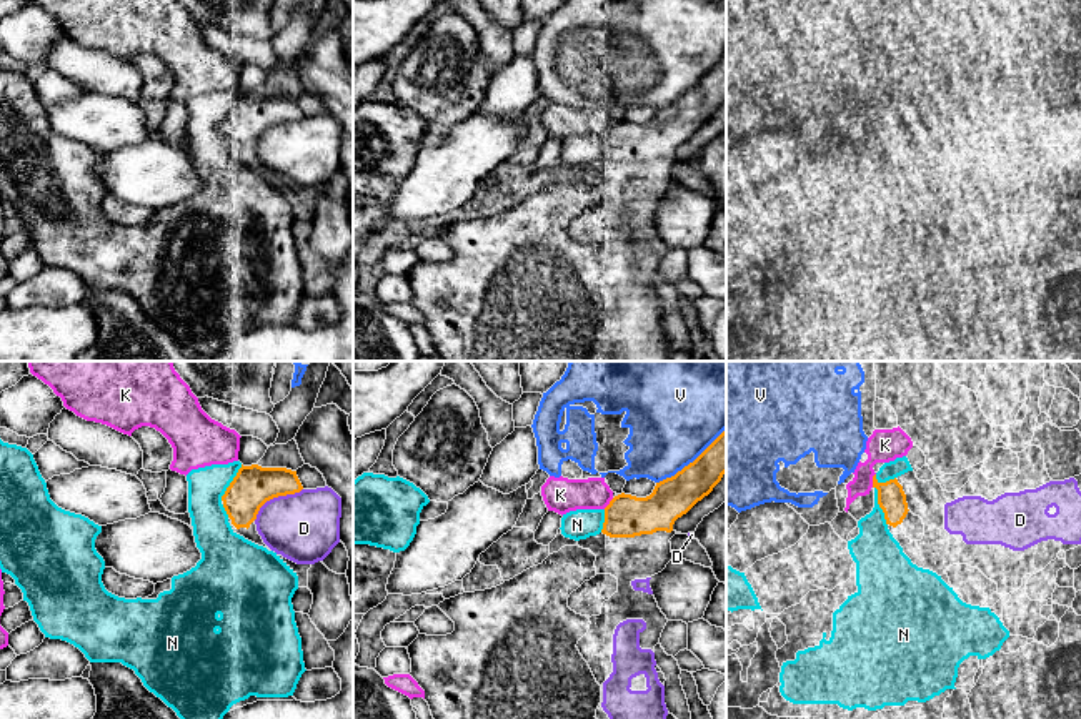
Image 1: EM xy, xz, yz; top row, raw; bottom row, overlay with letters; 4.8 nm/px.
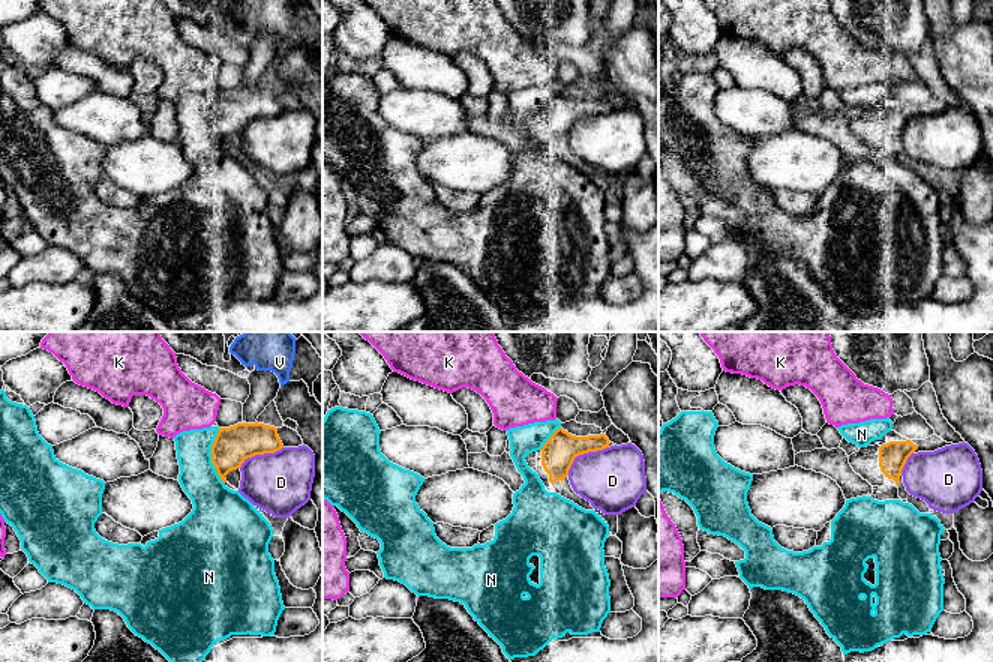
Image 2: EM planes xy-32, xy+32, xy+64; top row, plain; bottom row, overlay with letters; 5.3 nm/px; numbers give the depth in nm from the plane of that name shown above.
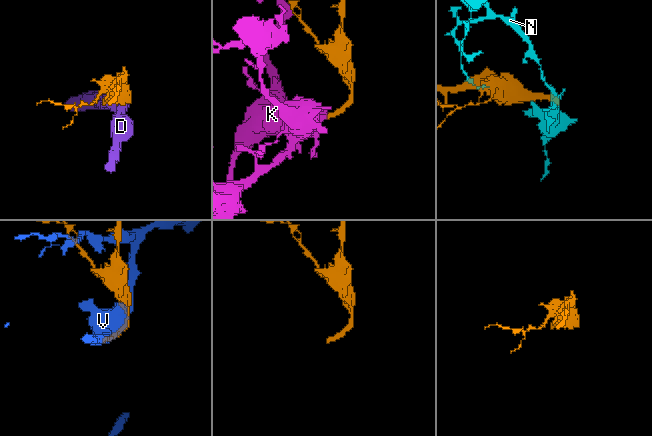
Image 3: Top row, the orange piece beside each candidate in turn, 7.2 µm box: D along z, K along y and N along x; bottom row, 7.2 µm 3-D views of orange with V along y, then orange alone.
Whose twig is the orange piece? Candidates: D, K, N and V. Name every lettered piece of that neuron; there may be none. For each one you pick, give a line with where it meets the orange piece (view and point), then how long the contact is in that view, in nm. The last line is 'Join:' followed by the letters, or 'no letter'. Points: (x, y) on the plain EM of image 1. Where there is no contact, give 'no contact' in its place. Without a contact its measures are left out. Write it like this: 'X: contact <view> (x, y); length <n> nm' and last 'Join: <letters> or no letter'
Join: no letter

